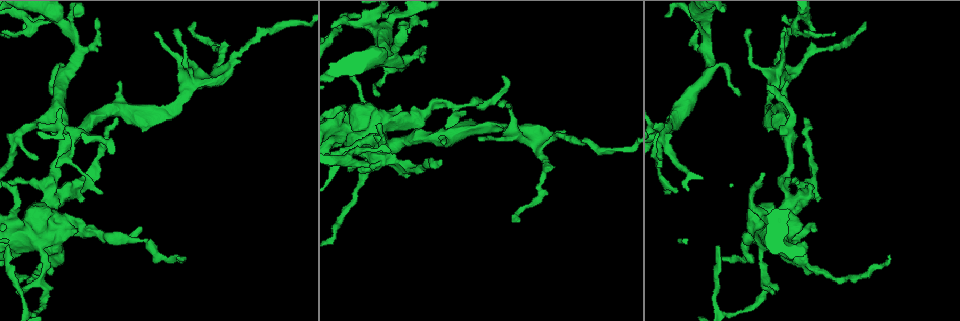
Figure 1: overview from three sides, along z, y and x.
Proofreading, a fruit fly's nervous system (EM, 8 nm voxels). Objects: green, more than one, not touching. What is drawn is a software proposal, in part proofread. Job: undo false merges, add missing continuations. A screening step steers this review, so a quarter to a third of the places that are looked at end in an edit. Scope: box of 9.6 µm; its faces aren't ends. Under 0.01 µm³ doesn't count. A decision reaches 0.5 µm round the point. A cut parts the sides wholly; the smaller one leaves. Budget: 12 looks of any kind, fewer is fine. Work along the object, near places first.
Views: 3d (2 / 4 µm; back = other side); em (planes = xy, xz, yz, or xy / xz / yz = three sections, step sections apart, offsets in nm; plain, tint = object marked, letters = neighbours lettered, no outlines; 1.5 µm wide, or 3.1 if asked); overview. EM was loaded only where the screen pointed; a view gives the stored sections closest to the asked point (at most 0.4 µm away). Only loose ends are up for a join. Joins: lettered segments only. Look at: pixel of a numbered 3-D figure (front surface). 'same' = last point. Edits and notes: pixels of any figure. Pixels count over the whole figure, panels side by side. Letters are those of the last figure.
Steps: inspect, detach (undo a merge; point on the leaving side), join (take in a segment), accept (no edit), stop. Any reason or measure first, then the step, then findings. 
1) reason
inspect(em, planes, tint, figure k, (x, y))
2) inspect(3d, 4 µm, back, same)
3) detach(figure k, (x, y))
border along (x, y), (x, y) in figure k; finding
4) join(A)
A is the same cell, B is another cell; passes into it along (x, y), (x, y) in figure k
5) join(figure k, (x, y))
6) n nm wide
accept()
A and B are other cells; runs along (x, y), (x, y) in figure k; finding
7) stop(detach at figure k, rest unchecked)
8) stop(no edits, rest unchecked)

tapers out
inspect(3d, 4 µm, figure 1, (177, 257))

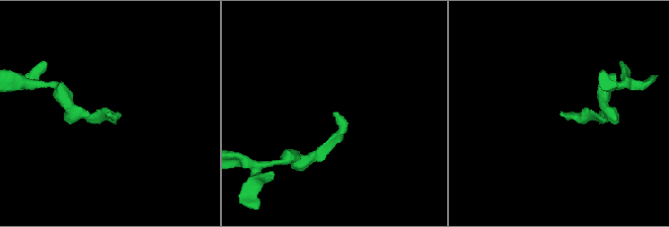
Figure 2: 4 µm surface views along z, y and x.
shape alone is not enough
inspect(em, planes, letters, figure 2, (110, 112))

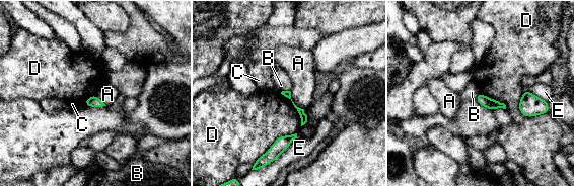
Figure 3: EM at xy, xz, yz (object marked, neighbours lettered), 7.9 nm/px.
accept()
A, B, C, D and E are other cells; none of them fits

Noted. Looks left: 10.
branch stops here
inspect(em, xy, step 4, tint, figure 1, (463, 111))

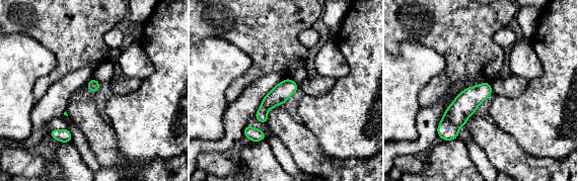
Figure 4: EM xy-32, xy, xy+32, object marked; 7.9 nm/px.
cut it another way
inspect(em, planes, letters, same)

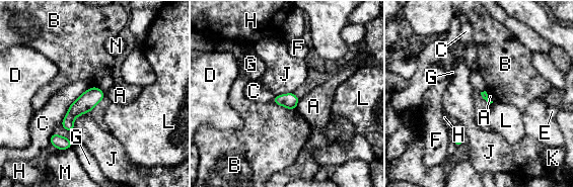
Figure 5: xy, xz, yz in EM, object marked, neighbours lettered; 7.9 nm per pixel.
accept()
A, B, C, D, E, F, G, H, J, K, L, M and N are other cells; border along (89, 111), (74, 118), (72, 131) in figure 5; none of them fits

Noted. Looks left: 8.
tapers out
inspect(em, planes, letters, figure 1, (427, 26))

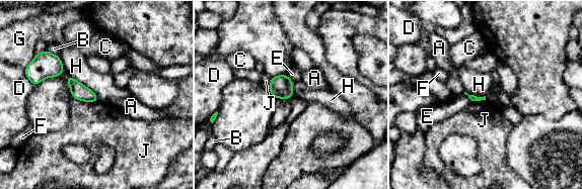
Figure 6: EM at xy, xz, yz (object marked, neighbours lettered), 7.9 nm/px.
H touches over 320 nm
accept()
A, B, C, D, E, F, G, H and J are other cells; none of them fits

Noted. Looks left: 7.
thin end
inspect(3d, 2 µm, figure 1, (772, 293))

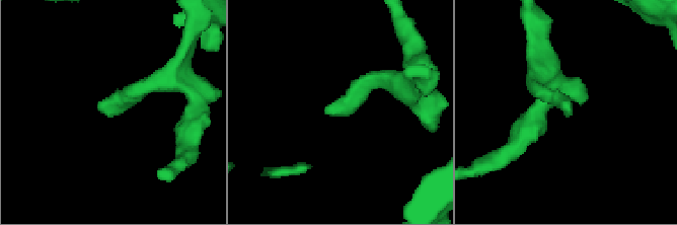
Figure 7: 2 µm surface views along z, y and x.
inspect(em, planes, tint, figure 7, (565, 110))

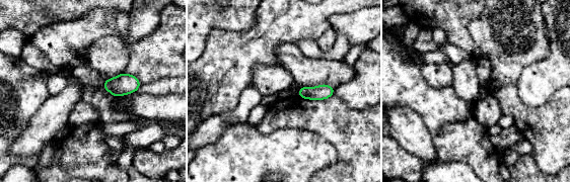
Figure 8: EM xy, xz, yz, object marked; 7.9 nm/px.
inspect(em, planes, letters, same)

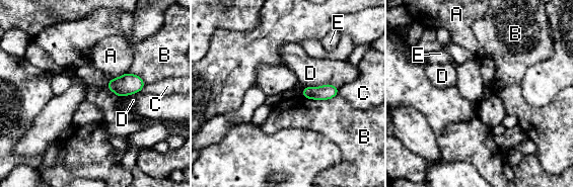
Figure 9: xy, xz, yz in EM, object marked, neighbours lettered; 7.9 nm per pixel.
accept()
A, B, C, D and E are other cells; border along (305, 86), (332, 84), (339, 88) in figure 9; none of them fits

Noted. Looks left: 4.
tapers out
inspect(em, xz, step 4, tint, figure 1, (785, 33))

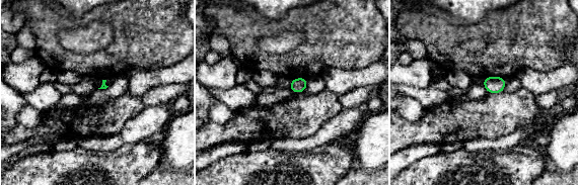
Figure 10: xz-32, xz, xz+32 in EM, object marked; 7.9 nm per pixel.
cut it another way
inspect(em, yz, step 8, letters, same)

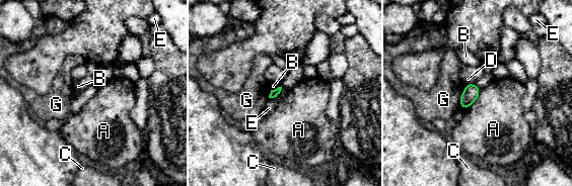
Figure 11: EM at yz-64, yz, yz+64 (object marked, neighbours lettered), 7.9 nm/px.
accept()
A, B, C, D, E and G are other cells; border along (480, 89), (478, 97), (465, 109) in figure 11; no lettered segment goes on from it

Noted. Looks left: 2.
stop(no edits, rest unchecked)

